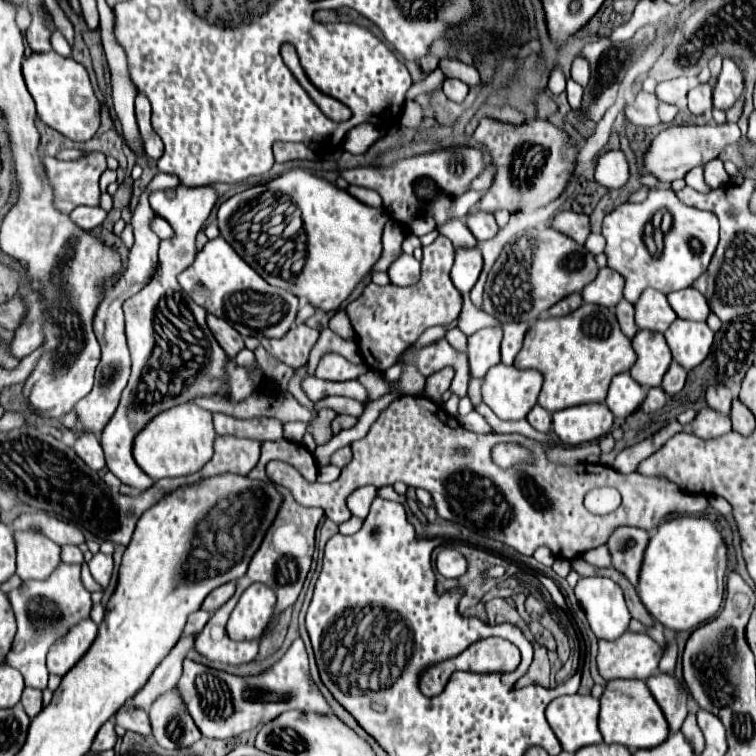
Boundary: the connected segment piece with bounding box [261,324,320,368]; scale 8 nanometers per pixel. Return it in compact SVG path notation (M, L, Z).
M304 324L294 326L286 336L274 340L274 338L262 338L263 347L284 364L292 368L300 368L308 362L308 354L312 346L316 344L320 332L314 328L308 328Z

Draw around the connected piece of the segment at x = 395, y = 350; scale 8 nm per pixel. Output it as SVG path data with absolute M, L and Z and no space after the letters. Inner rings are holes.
M438 236L430 246L424 246L422 252L422 276L418 284L399 288L391 283L378 286L370 282L364 288L362 296L346 306L346 312L358 336L360 354L368 368L384 372L414 344L414 340L418 340L418 336L426 328L450 324L460 314L462 296L450 280L450 268L455 258L454 246L448 238Z

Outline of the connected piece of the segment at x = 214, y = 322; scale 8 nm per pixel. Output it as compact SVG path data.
M208 314L208 328L212 330L216 342L222 346L222 350L228 354L230 360L244 348L244 338L230 324L226 324L226 320Z

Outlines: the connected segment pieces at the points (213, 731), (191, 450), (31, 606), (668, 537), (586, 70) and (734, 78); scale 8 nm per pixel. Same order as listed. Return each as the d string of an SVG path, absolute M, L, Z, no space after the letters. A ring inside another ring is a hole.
M302 638L294 640L288 652L268 670L254 676L236 676L194 660L184 660L184 674L178 682L178 690L186 702L186 708L200 732L208 738L234 738L246 730L256 728L260 722L268 722L282 712L300 710L314 714L332 714L330 704L314 684L308 670L308 654Z
M194 402L170 408L170 412L158 414L134 440L136 464L156 482L160 478L188 476L198 472L212 458L212 444L216 432L212 426L212 414Z
M60 562L58 568L46 580L28 580L22 582L20 588L8 592L8 600L16 614L18 632L12 644L12 650L6 656L6 664L20 670L24 676L26 686L44 690L48 684L48 670L46 670L46 652L66 628L74 626L76 620L82 616L90 616L92 600L90 592L82 586L80 580L80 564L66 564Z
M676 516L664 520L648 540L638 576L638 598L664 628L692 630L712 620L724 596L726 544L716 526L706 518Z
M578 54L572 62L572 68L570 68L570 77L576 82L580 82L582 86L587 86L591 78L591 69L586 60Z
M724 58L722 72L718 76L718 82L716 82L714 94L712 94L714 108L718 108L718 110L730 108L730 104L734 104L734 100L738 100L742 90L744 90L742 72L738 72L738 66L730 58Z

